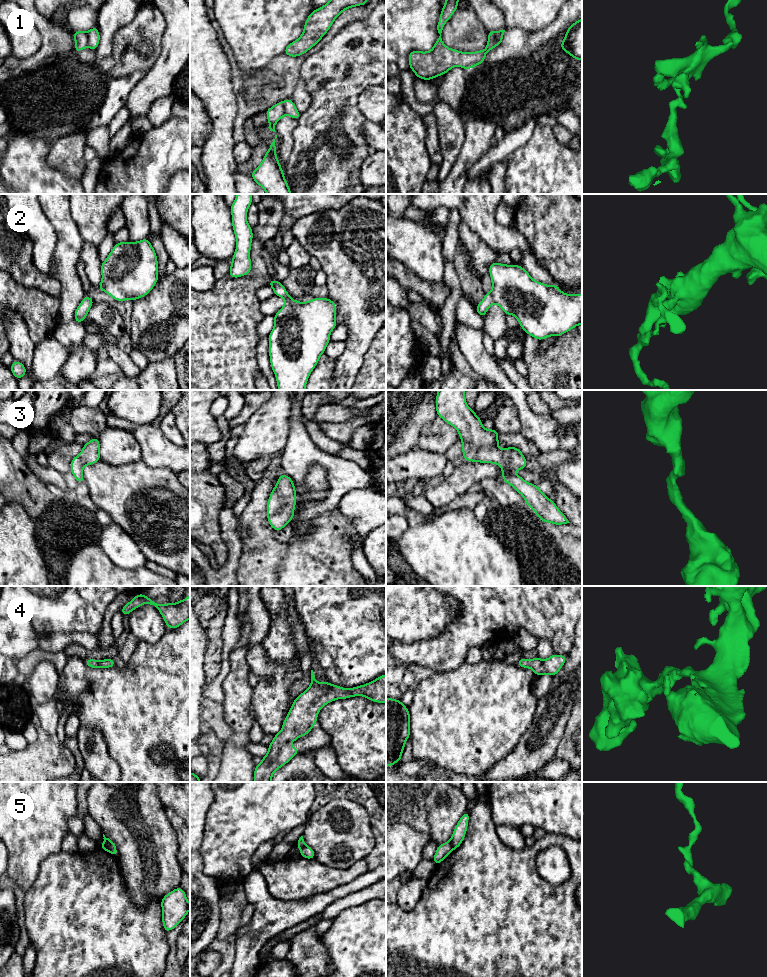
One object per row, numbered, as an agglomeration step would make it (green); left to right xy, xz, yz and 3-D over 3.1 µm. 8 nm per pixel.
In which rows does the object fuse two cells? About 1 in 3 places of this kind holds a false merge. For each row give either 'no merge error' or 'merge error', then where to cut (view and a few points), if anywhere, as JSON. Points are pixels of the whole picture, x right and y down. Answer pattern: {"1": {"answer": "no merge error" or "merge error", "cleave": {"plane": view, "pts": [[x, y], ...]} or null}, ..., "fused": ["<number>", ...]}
{"1": {"answer": "merge error", "cleave": {"plane": "xy", "pts": [[86, 32], [88, 46]]}}, "2": {"answer": "no merge error", "cleave": null}, "3": {"answer": "no merge error", "cleave": null}, "4": {"answer": "no merge error", "cleave": null}, "5": {"answer": "merge error", "cleave": {"plane": "xy", "pts": [[104, 840], [110, 851]]}}, "fused": ["1", "5"]}

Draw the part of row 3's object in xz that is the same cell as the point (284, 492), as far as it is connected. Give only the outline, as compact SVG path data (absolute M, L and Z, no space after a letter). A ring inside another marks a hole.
M286 474L278 476L268 502L266 515L269 525L280 531L294 518L296 489L293 480Z

